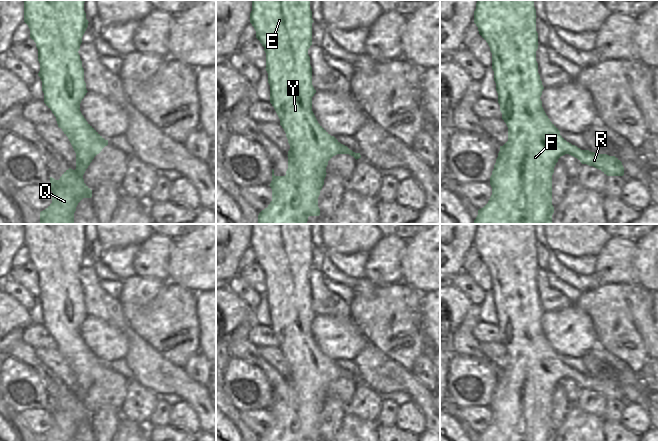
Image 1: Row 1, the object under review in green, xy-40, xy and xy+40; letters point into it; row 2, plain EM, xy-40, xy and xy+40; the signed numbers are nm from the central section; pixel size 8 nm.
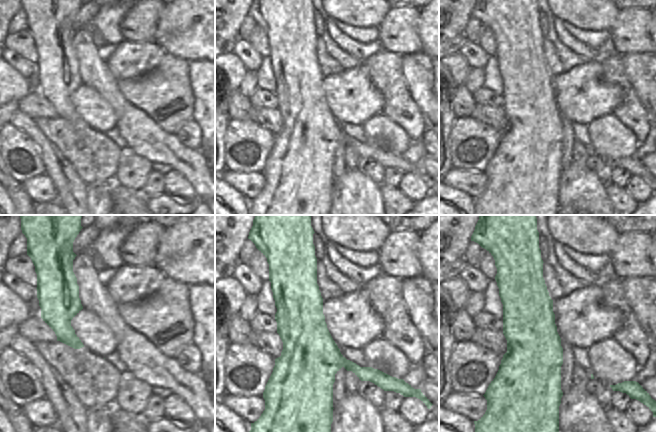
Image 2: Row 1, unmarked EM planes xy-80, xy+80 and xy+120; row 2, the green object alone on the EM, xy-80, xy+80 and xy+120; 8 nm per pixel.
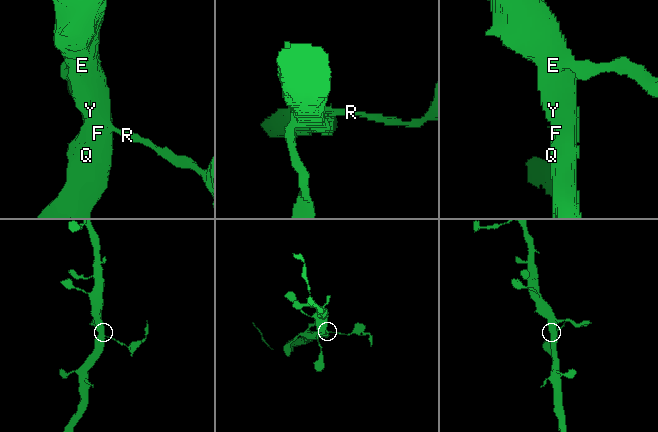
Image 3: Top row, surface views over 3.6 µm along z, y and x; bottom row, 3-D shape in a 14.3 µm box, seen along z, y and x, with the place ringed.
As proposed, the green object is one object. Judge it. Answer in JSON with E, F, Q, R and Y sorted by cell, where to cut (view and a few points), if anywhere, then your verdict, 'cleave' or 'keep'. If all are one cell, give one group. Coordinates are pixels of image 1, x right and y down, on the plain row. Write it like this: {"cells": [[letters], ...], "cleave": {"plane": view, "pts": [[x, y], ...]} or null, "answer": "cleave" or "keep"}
{"cells": [["E", "F", "Q", "Y"], ["R"]], "cleave": {"plane": "xy+40", "pts": [[572, 369], [567, 377]]}, "answer": "cleave"}

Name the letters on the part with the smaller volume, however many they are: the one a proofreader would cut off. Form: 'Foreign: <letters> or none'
Foreign: R.

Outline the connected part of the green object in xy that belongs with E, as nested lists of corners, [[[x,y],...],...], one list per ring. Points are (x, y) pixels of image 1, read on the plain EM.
[[[252,224],[250,247],[256,255],[256,262],[266,277],[266,295],[270,309],[270,327],[274,331],[280,349],[286,357],[290,373],[288,375],[288,393],[285,400],[275,400],[272,393],[272,425],[258,441],[309,441],[319,440],[318,421],[324,409],[328,385],[348,373],[334,360],[331,360],[317,345],[312,335],[312,321],[316,317],[312,309],[312,291],[308,273],[312,269],[311,224]]]

